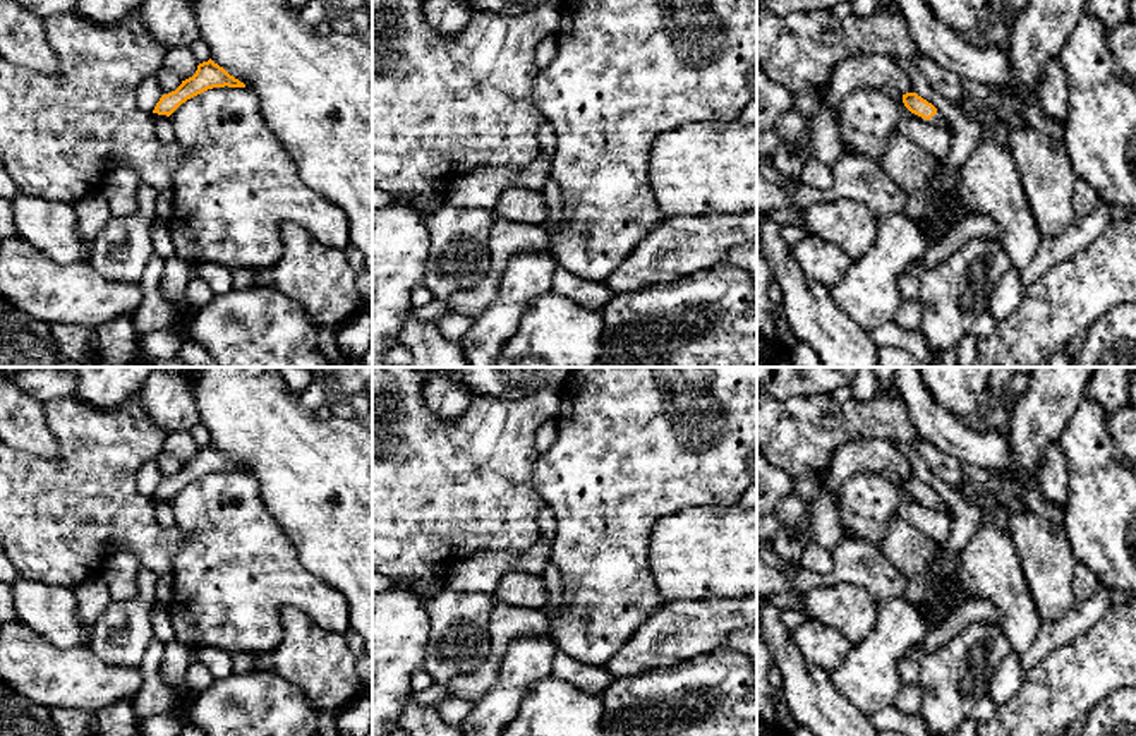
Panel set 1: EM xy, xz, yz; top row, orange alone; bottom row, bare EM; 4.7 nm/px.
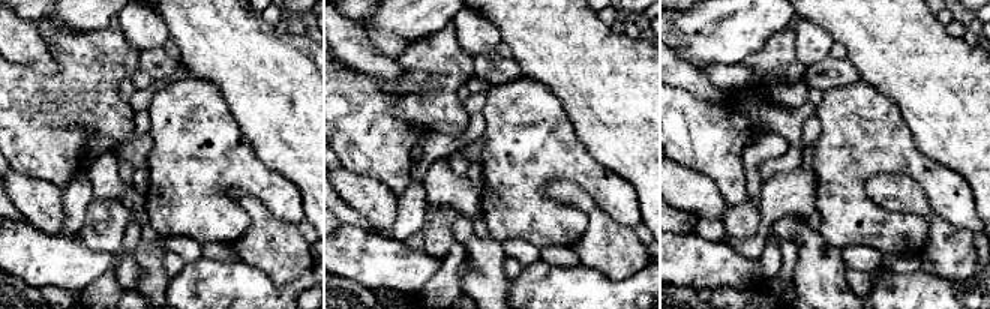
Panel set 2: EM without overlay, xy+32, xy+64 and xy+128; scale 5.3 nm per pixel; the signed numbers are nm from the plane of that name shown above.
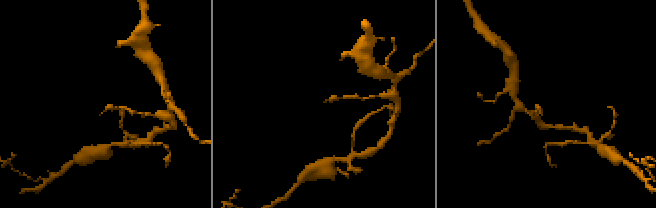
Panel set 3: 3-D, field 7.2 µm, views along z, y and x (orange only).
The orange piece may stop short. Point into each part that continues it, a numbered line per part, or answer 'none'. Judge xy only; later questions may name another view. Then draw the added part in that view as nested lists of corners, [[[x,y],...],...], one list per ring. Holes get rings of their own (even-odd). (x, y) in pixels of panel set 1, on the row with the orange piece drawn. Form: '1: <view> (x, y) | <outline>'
none

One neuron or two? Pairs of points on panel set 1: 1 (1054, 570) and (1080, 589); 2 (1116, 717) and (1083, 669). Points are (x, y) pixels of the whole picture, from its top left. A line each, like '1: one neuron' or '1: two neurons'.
1: two neurons
2: two neurons

